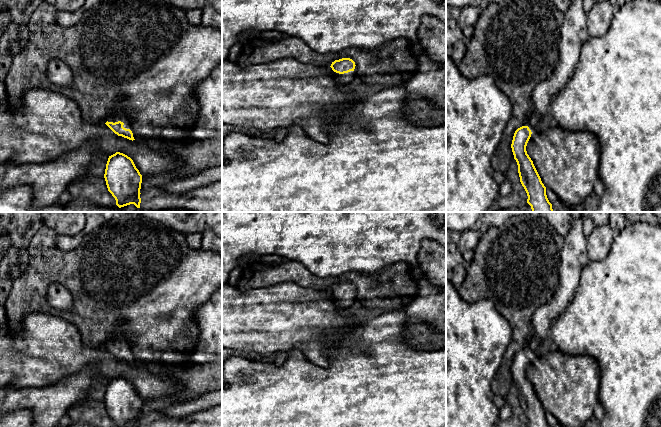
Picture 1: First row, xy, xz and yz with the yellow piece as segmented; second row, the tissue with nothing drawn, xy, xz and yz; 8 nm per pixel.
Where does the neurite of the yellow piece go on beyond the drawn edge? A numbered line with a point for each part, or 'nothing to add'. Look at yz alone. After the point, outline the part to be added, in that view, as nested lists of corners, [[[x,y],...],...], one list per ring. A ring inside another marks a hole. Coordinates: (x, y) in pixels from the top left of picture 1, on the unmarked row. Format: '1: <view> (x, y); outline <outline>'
1: yz (574, 258); outline [[[570,212],[573,225],[564,237],[558,285],[551,300],[540,306],[532,317],[531,356],[537,356],[541,344],[550,334],[551,324],[572,300],[579,285],[583,268],[590,262],[587,256],[587,237],[583,233],[582,212]]]

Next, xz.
1: xz (342, 303); outline [[[350,295],[348,297],[344,297],[344,298],[339,298],[336,297],[333,304],[338,307],[341,310],[345,310],[347,308],[349,308],[353,302],[355,301],[355,298],[353,295]]]

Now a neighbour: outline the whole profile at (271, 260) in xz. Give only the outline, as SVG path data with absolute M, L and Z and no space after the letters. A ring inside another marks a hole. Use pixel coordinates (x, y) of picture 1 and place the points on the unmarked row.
M264 255L260 258L260 263L269 265L269 266L275 266L283 263L285 258L279 256L279 255Z

